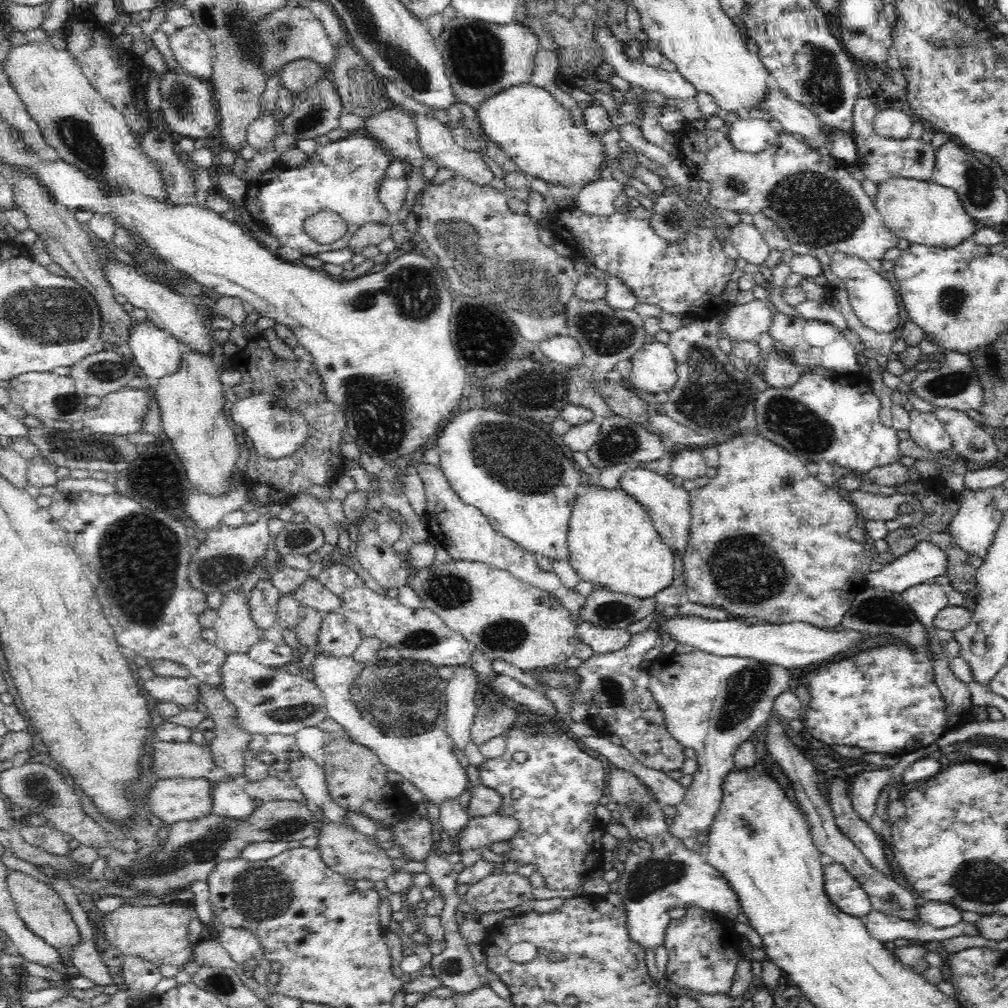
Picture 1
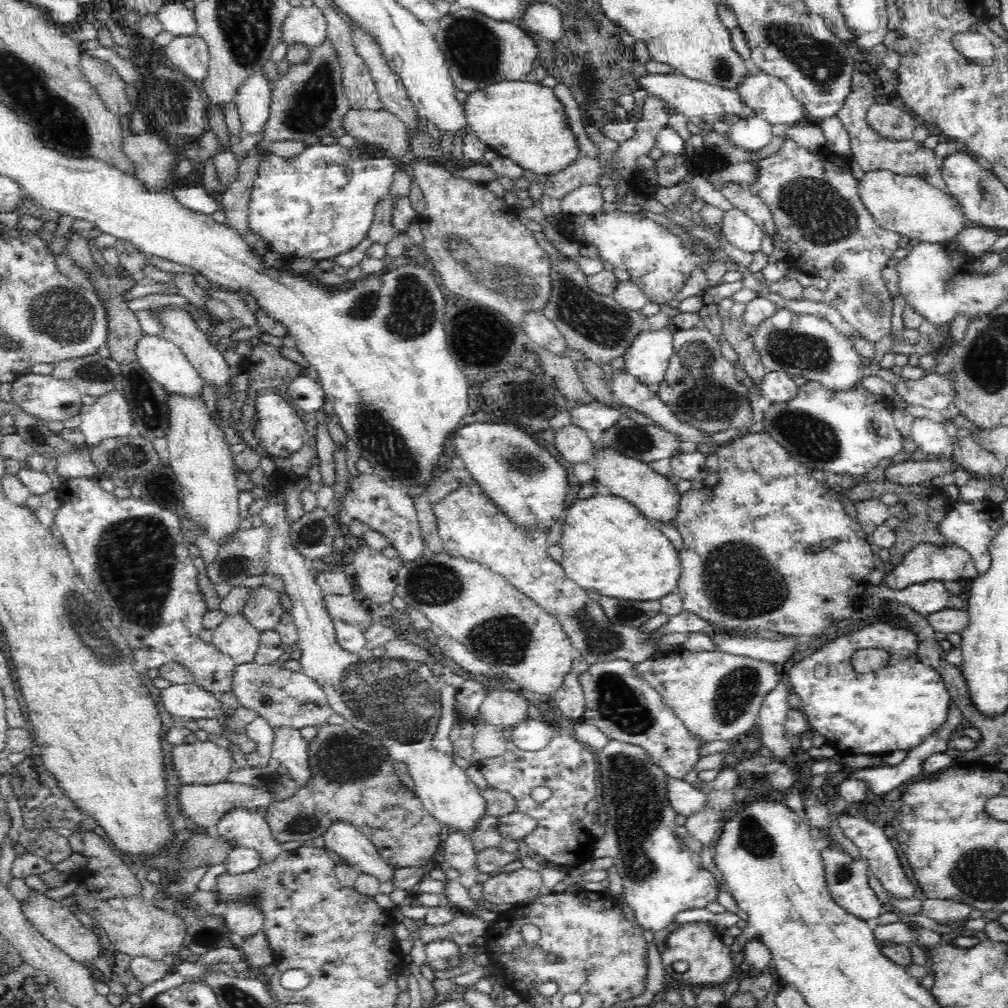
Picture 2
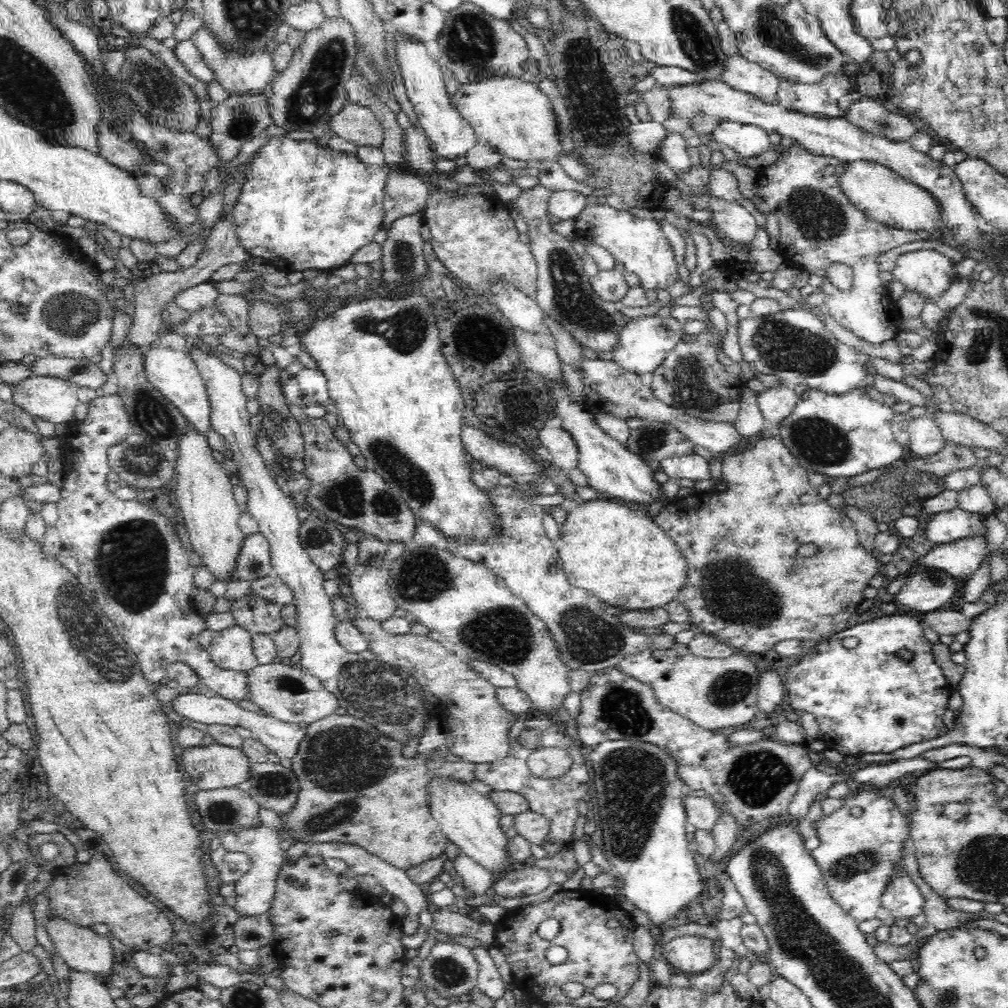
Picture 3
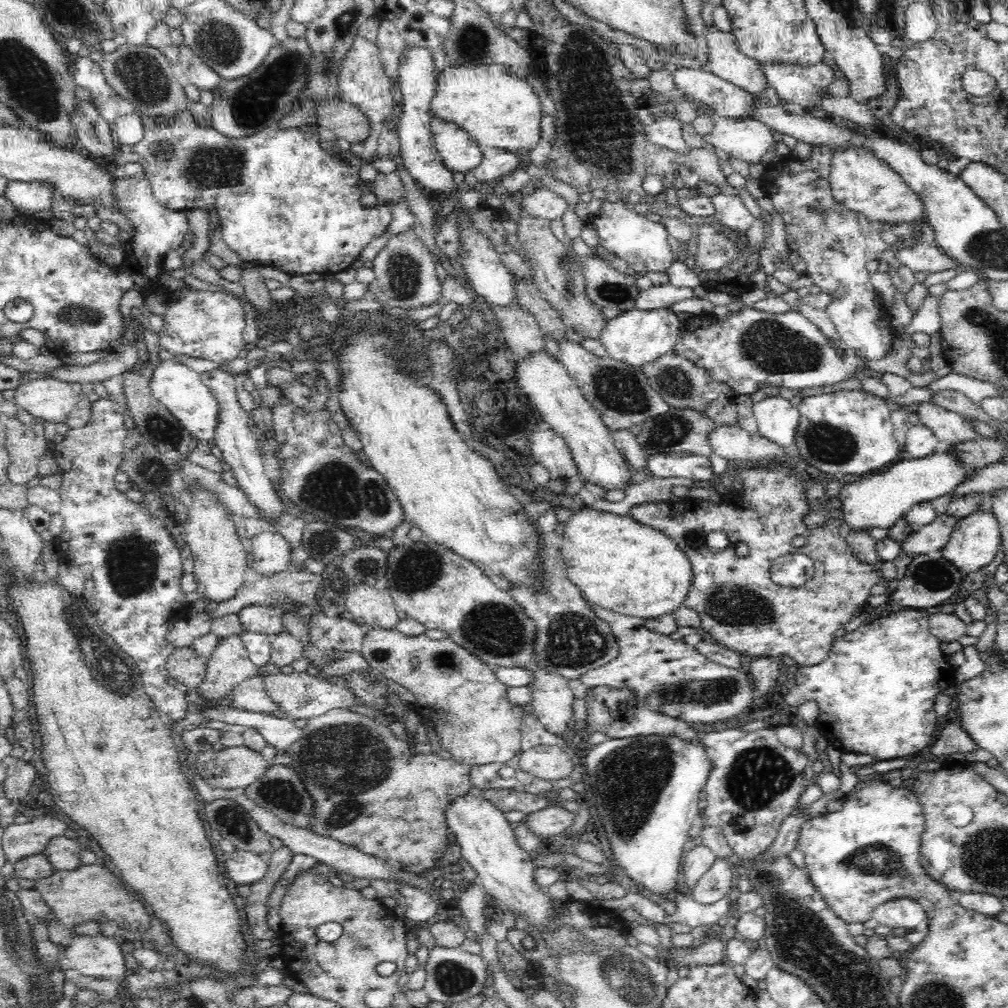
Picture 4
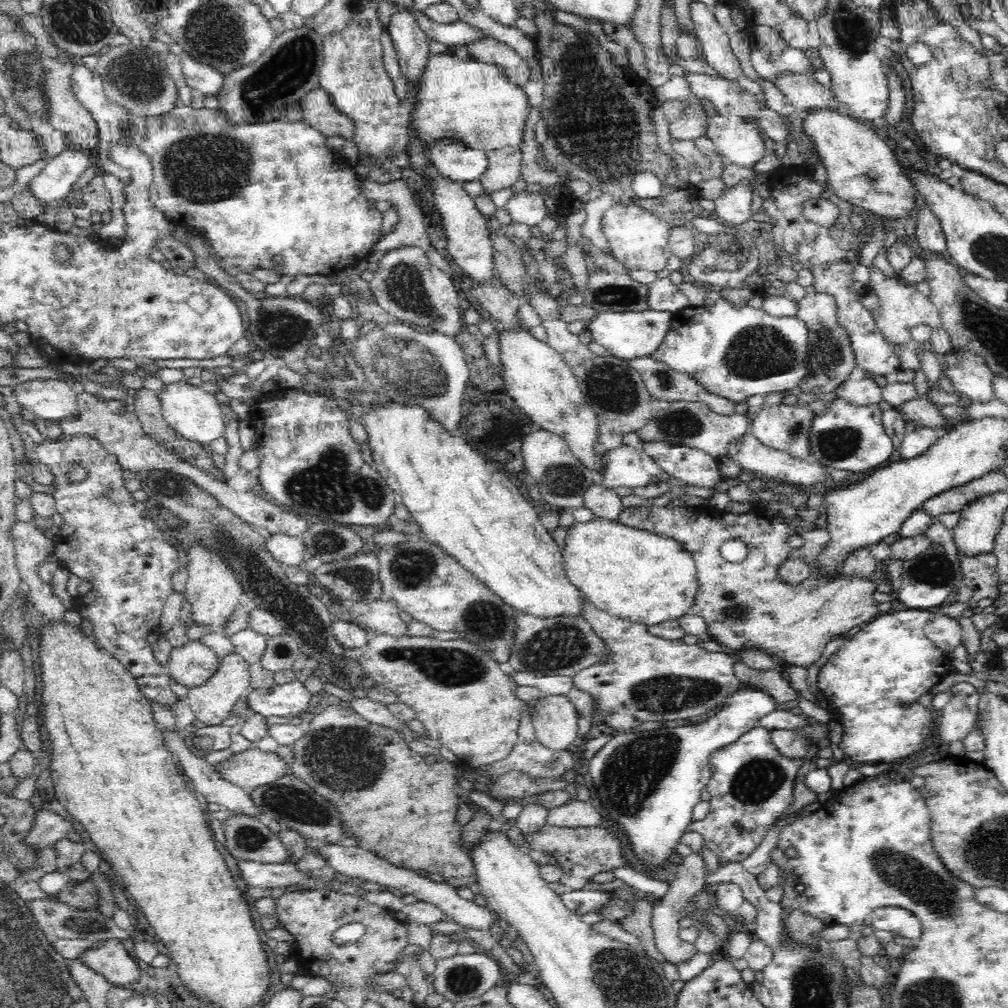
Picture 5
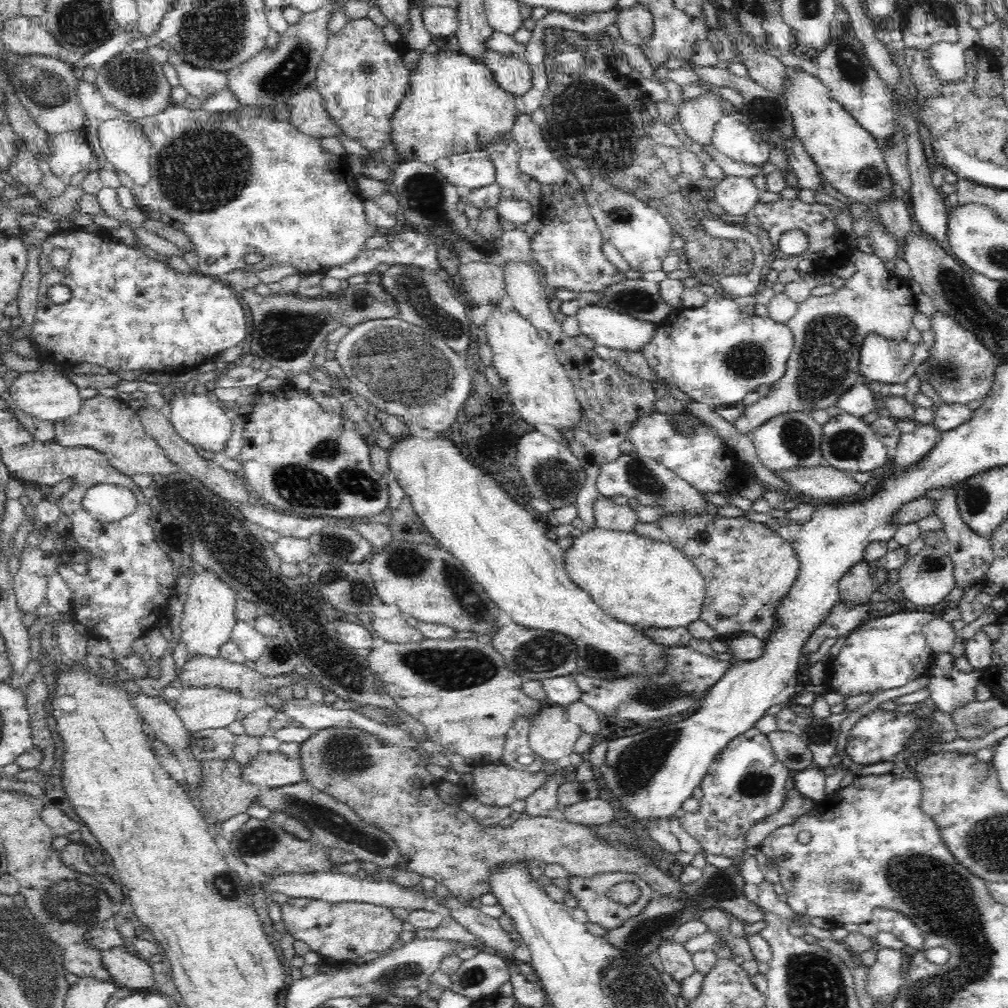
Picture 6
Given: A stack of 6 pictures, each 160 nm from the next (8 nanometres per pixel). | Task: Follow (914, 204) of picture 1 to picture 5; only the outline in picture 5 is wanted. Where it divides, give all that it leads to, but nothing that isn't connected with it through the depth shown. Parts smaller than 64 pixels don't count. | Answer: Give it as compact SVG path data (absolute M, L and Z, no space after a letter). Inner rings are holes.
M810 107L805 111L806 116L802 122L804 134L810 138L818 158L826 167L827 182L831 191L842 200L856 205L860 211L869 210L882 219L906 217L914 206L916 190L905 169L898 164L892 149L878 135L877 129L859 121L843 109Z

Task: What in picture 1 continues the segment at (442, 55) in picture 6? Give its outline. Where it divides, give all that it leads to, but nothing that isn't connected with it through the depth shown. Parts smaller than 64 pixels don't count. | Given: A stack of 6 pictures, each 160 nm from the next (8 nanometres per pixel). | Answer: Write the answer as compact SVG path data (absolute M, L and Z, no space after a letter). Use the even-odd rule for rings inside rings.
M532 84L506 87L479 102L475 110L484 134L515 161L522 174L566 187L594 181L604 145L586 127L575 126L570 111L550 91Z

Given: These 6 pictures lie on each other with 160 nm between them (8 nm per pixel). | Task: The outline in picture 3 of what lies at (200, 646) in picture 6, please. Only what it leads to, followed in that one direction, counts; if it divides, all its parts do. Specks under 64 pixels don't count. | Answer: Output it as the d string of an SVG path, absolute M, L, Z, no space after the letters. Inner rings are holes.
M192 428L180 440L177 453L177 464L174 468L176 497L184 516L182 520L186 523L192 553L200 556L201 566L208 569L216 582L232 582L237 578L238 560L247 536L238 525L238 519L243 512L234 498L228 463L213 452L206 437L200 437Z

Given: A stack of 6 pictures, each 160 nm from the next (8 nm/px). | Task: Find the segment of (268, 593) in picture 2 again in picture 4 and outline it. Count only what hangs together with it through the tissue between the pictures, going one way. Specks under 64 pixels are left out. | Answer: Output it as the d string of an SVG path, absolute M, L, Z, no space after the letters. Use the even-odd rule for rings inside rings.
M252 605L242 608L238 616L244 630L276 635L282 627L282 613L270 605Z

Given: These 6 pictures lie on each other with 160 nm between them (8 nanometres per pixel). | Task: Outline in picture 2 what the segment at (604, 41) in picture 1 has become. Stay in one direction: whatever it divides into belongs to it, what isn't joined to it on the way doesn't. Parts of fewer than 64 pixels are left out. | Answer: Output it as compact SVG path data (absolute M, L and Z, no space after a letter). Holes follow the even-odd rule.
M680 74L672 75L647 75L641 79L641 87L646 89L650 95L659 96L666 101L671 108L674 108L682 116L738 116L742 120L756 117L756 109L752 109L746 105L746 101L742 99L737 90L728 89L724 86L716 86L702 82L700 80L692 80Z

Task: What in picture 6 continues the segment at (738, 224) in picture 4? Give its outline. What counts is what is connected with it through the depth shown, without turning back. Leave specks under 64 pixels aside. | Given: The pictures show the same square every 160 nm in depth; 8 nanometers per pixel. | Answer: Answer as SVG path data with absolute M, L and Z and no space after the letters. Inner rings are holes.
M727 176L715 186L715 200L726 214L742 216L750 212L762 197L752 179Z

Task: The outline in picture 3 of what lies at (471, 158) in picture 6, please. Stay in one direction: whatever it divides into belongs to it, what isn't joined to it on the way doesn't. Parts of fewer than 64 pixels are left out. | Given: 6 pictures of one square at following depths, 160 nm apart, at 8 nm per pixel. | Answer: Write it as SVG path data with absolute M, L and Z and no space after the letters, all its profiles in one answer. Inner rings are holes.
M396 32L398 41L398 59L401 62L402 75L405 81L406 93L414 105L418 124L428 133L430 144L442 158L446 160L458 160L466 157L468 150L472 150L477 144L474 129L453 109L446 91L444 70L439 62L432 59L428 53L426 44L412 42L403 34Z

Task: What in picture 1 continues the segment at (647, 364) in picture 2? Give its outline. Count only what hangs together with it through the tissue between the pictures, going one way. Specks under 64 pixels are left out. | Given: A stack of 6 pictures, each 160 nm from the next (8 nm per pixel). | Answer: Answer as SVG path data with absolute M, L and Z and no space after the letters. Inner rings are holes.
M644 342L631 356L630 384L644 392L667 392L675 383L677 370L669 343Z

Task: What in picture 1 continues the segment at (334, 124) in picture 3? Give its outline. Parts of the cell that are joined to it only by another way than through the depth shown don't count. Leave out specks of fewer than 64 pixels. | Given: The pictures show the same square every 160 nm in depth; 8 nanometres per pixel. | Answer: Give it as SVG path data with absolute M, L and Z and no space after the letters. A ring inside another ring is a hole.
M392 106L389 109L378 111L376 114L366 115L361 132L366 133L367 136L375 141L380 140L382 146L386 148L385 152L388 152L387 154L390 155L393 160L399 159L408 166L406 204L409 210L412 210L413 204L416 204L414 202L415 194L424 189L427 181L424 178L423 171L425 160L418 144L416 125L411 121L411 117L396 106Z

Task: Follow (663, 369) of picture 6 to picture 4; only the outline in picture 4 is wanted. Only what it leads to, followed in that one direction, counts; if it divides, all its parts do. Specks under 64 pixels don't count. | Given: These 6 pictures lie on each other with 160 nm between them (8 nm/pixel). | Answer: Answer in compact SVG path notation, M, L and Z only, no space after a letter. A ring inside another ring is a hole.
M741 305L738 312L730 311L724 320L715 318L712 313L700 313L685 320L671 348L671 353L701 368L708 373L711 380L725 384L737 396L740 394L750 396L764 388L804 390L810 387L832 386L852 378L852 374L855 373L846 368L837 350L831 348L827 340L826 335L798 311L771 313L756 307Z

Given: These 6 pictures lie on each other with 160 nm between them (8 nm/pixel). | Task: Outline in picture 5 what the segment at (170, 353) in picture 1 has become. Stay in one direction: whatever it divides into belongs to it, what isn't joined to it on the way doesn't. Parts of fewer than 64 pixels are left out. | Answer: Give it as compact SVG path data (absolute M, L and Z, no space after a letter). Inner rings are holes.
M183 379L164 385L159 393L161 408L166 423L186 441L196 442L204 447L214 440L225 436L227 412L212 392L204 391L200 386L186 384Z

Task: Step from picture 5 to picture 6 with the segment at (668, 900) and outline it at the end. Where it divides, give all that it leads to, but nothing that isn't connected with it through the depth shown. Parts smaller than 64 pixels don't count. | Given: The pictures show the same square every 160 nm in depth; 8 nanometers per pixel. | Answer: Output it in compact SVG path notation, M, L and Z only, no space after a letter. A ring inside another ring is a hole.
M673 940L665 941L658 949L664 971L672 977L672 980L679 984L680 987L683 983L695 974L694 962L692 955L686 953L682 945L673 942Z

